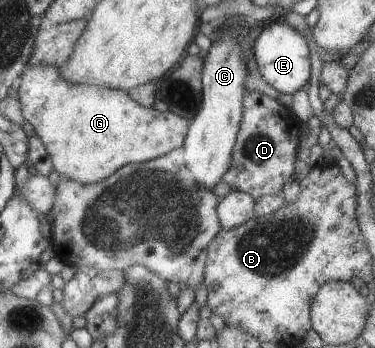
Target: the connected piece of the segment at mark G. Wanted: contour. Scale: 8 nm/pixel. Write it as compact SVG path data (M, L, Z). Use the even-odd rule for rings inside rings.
M28 63L25 70L21 74L22 83L19 87L19 101L21 102L21 109L23 111L23 117L25 121L30 123L34 127L38 137L42 140L42 143L46 146L47 152L50 154L53 163L53 169L58 173L65 175L69 180L76 180L83 184L93 184L107 177L110 177L115 171L123 168L125 165L136 163L142 163L161 155L166 155L169 151L176 149L183 145L187 136L187 131L190 125L190 121L172 113L170 110L161 112L156 108L147 108L143 105L137 104L131 97L129 92L119 90L116 88L109 88L106 86L91 86L86 84L71 84L71 81L65 80L65 77L61 75L61 66L54 64L30 64Z

